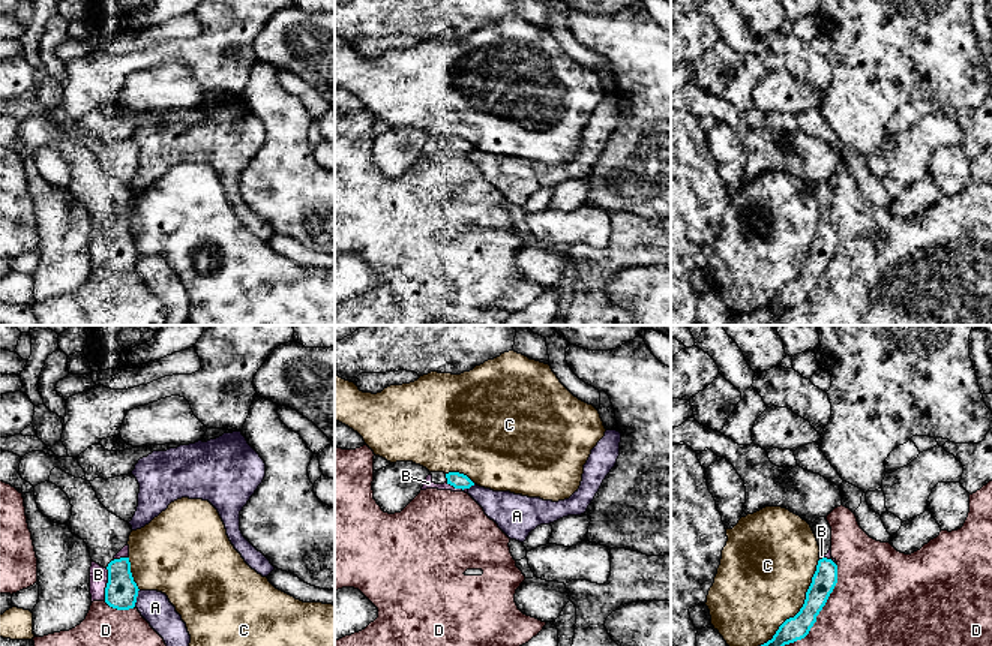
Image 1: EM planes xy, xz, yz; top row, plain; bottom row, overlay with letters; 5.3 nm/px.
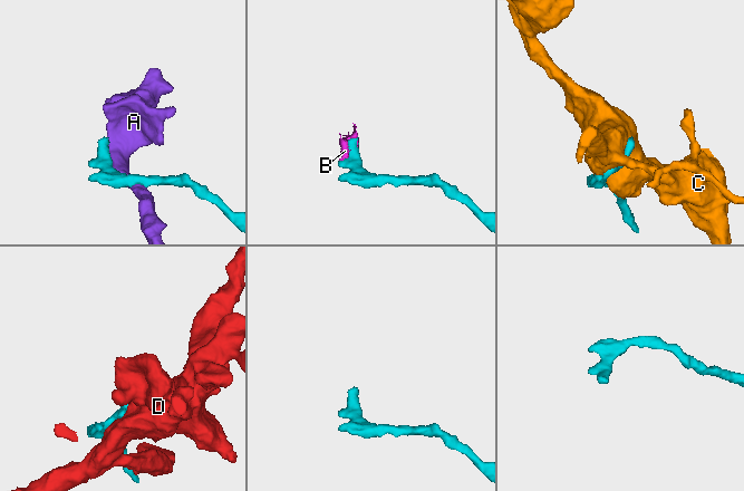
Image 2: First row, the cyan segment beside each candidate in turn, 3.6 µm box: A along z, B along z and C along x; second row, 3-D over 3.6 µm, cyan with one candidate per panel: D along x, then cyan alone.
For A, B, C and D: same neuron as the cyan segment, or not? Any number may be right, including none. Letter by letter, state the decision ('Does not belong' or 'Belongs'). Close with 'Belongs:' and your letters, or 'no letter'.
A: Does not belong
B: Belongs
C: Does not belong
D: Does not belong
Belongs: B

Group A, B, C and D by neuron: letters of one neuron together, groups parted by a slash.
A / B / C / D

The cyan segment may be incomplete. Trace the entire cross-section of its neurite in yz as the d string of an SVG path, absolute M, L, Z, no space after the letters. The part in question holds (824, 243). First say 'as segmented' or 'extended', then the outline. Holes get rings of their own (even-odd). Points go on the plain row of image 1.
extended; M825 181L816 183L810 187L810 192L821 216L803 271L779 291L771 304L753 313L731 315L726 325L768 325L785 309L801 304L809 298L837 247L837 226L831 222L830 213L831 192Z

